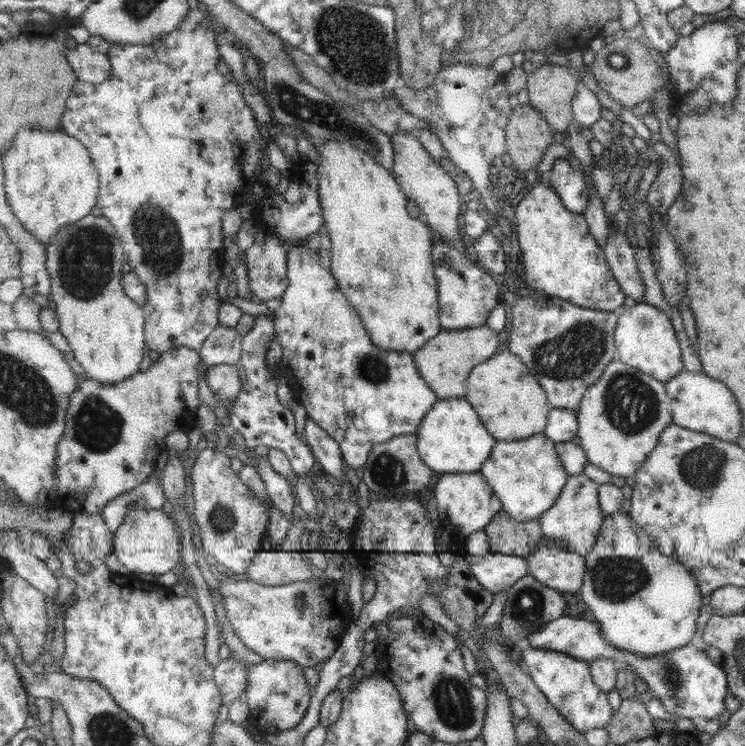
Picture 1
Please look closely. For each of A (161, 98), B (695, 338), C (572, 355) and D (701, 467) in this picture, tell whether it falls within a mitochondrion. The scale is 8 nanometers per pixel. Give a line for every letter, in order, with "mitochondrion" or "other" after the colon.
A: other
B: other
C: mitochondrion
D: mitochondrion

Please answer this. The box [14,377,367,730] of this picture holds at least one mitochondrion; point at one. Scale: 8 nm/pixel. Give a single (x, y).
(99, 427)

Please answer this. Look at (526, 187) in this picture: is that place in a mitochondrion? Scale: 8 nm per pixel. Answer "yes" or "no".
no

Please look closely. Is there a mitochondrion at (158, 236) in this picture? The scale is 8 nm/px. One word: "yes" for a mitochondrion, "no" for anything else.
yes

